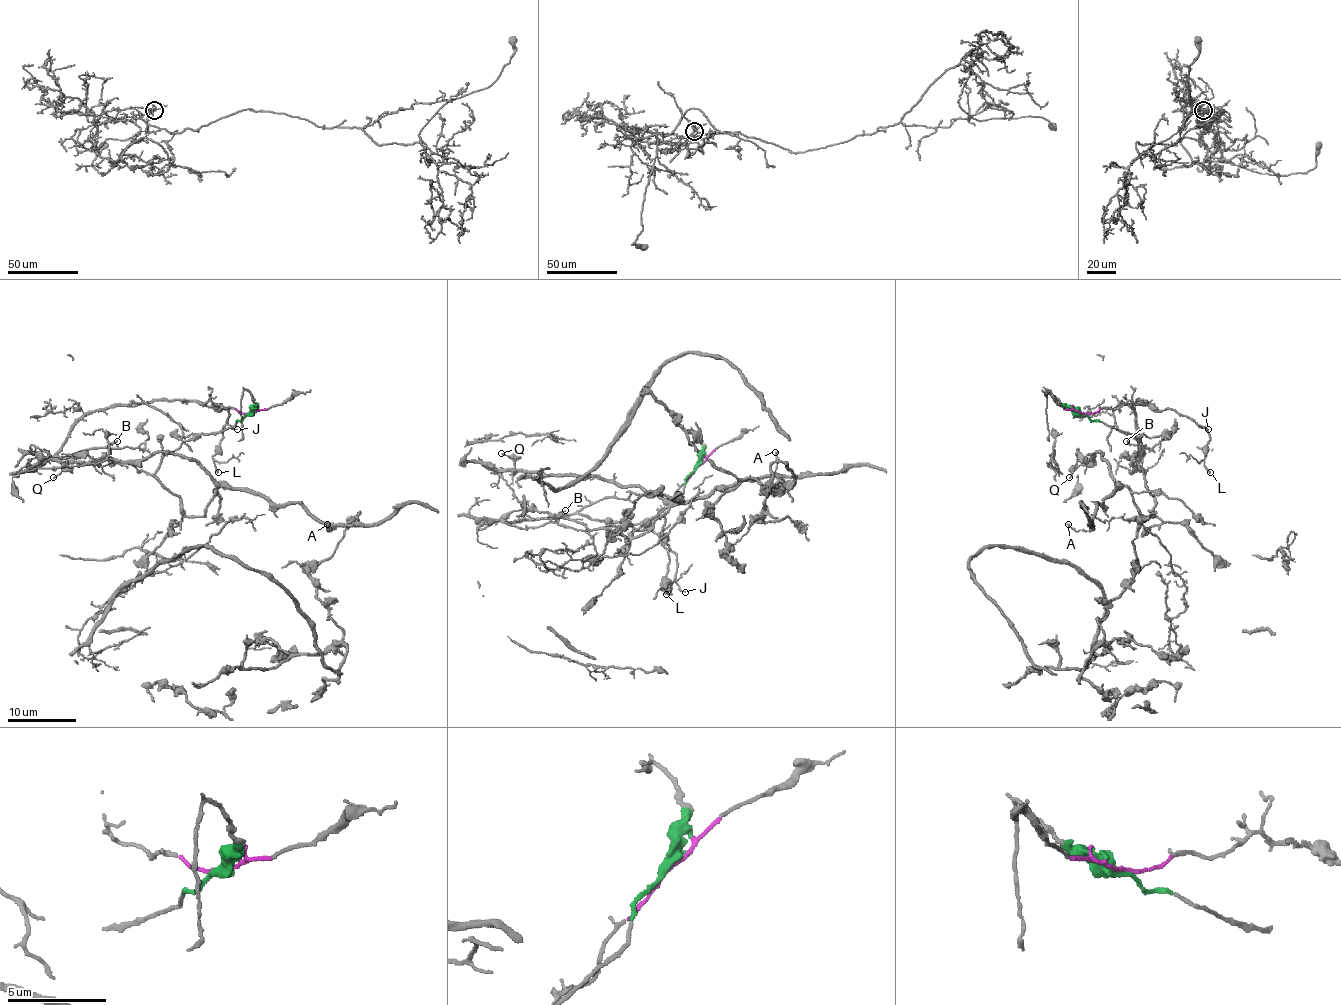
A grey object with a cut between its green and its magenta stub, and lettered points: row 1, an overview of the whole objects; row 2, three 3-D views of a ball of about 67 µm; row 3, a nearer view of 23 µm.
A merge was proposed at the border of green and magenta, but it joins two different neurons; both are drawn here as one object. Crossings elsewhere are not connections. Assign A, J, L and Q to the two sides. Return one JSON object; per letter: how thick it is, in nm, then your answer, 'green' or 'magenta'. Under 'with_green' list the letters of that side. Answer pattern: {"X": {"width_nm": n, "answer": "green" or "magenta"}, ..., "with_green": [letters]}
{"A": {"width_nm": 140, "answer": "green"}, "J": {"width_nm": 110, "answer": "magenta"}, "L": {"width_nm": 160, "answer": "magenta"}, "Q": {"width_nm": 130, "answer": "green"}, "with_green": ["A", "Q"]}

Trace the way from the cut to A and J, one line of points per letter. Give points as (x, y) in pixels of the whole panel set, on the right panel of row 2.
A: (1083, 412), (1139, 440), (1155, 507), (1153, 515), (1145, 515), (1122, 486), (1096, 503), (1088, 531), (1067, 524)
J: (1083, 412), (1093, 414), (1107, 407), (1117, 409), (1127, 400), (1160, 410), (1170, 409), (1208, 429)

